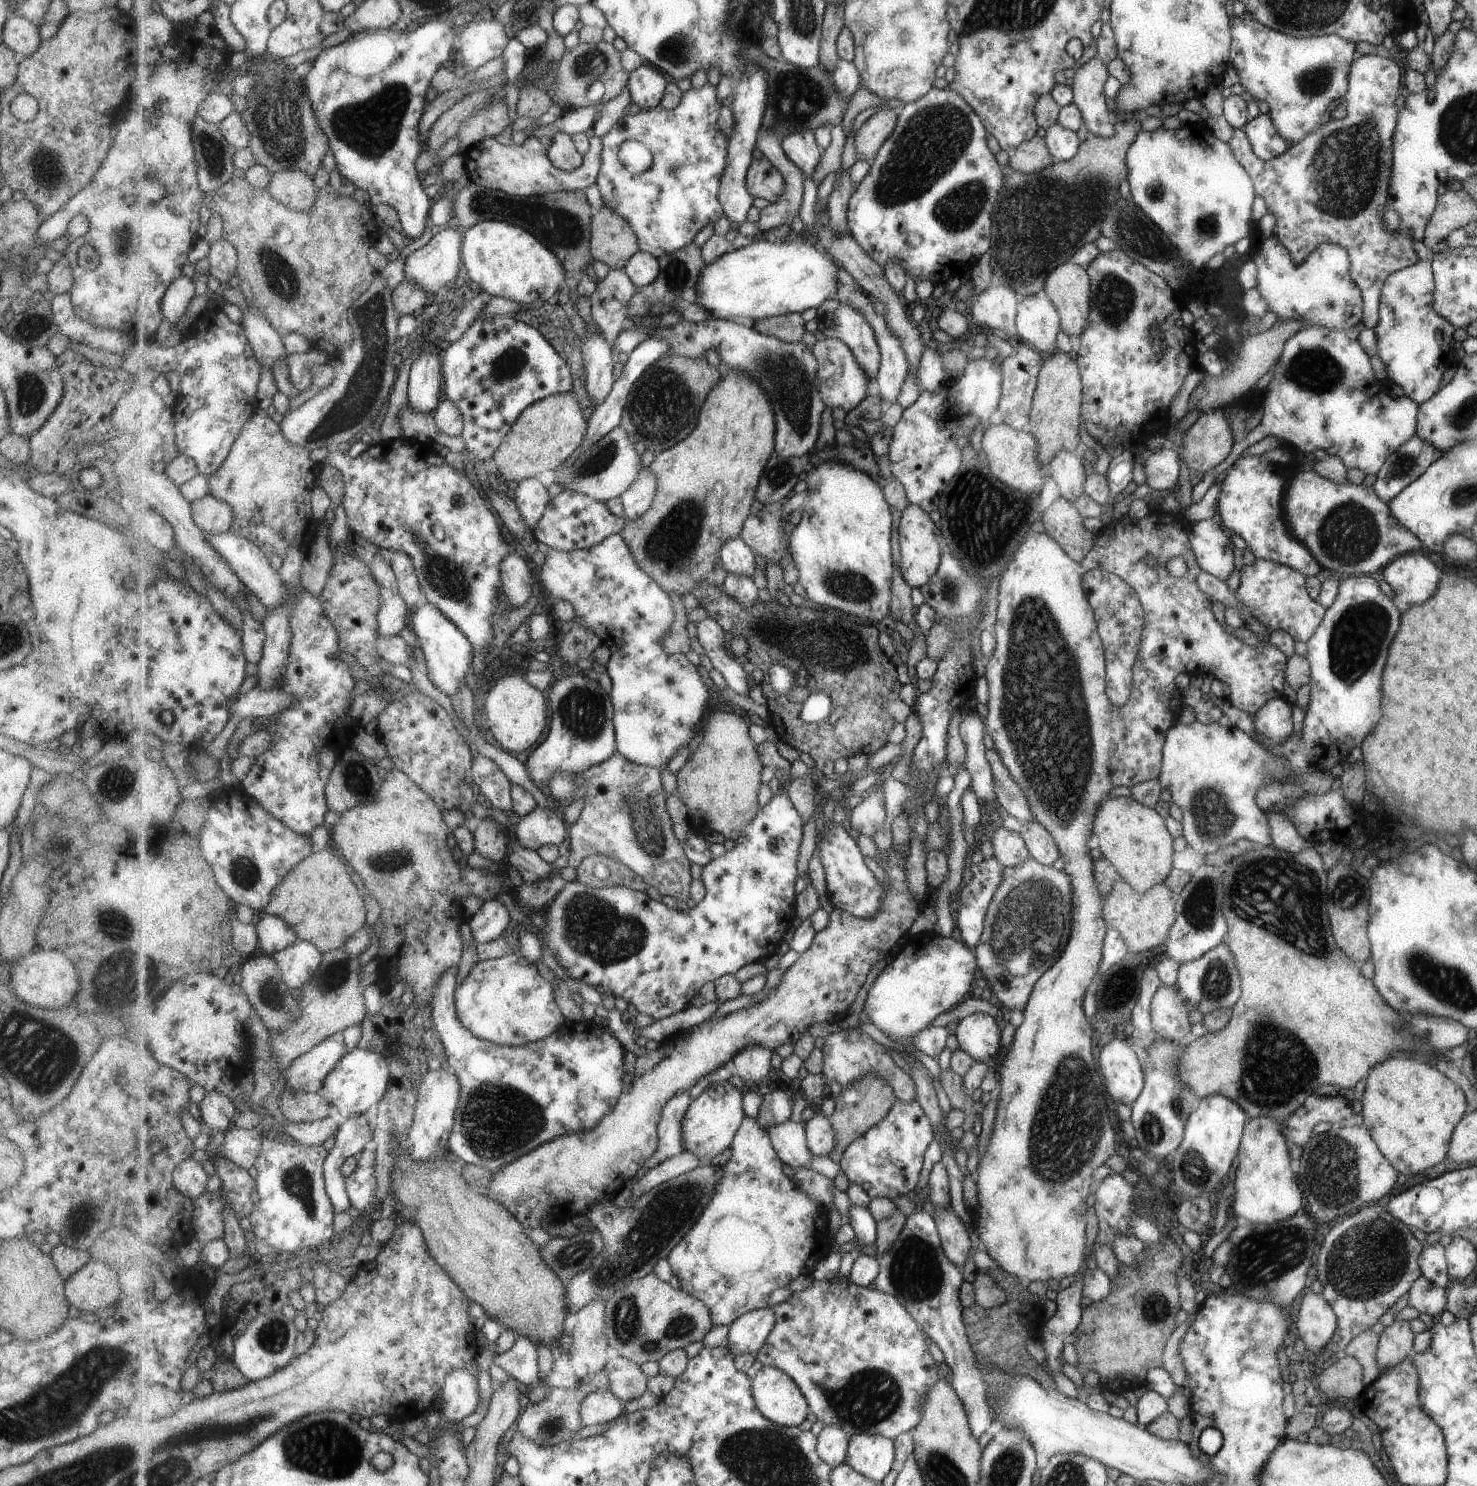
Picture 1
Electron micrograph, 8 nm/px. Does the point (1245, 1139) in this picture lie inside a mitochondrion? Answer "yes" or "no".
no

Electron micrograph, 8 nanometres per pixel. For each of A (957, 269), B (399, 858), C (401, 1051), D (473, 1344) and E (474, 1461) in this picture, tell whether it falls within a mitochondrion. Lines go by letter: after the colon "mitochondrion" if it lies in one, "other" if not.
A: other
B: mitochondrion
C: mitochondrion
D: other
E: other

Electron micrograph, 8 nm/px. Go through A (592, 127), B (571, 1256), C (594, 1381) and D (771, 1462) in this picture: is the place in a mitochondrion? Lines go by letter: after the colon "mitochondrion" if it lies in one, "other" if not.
A: other
B: mitochondrion
C: other
D: mitochondrion

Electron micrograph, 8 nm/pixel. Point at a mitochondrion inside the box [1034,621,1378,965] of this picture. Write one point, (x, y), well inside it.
(1213, 817)

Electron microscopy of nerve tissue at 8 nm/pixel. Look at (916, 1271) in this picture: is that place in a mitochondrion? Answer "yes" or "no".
yes

